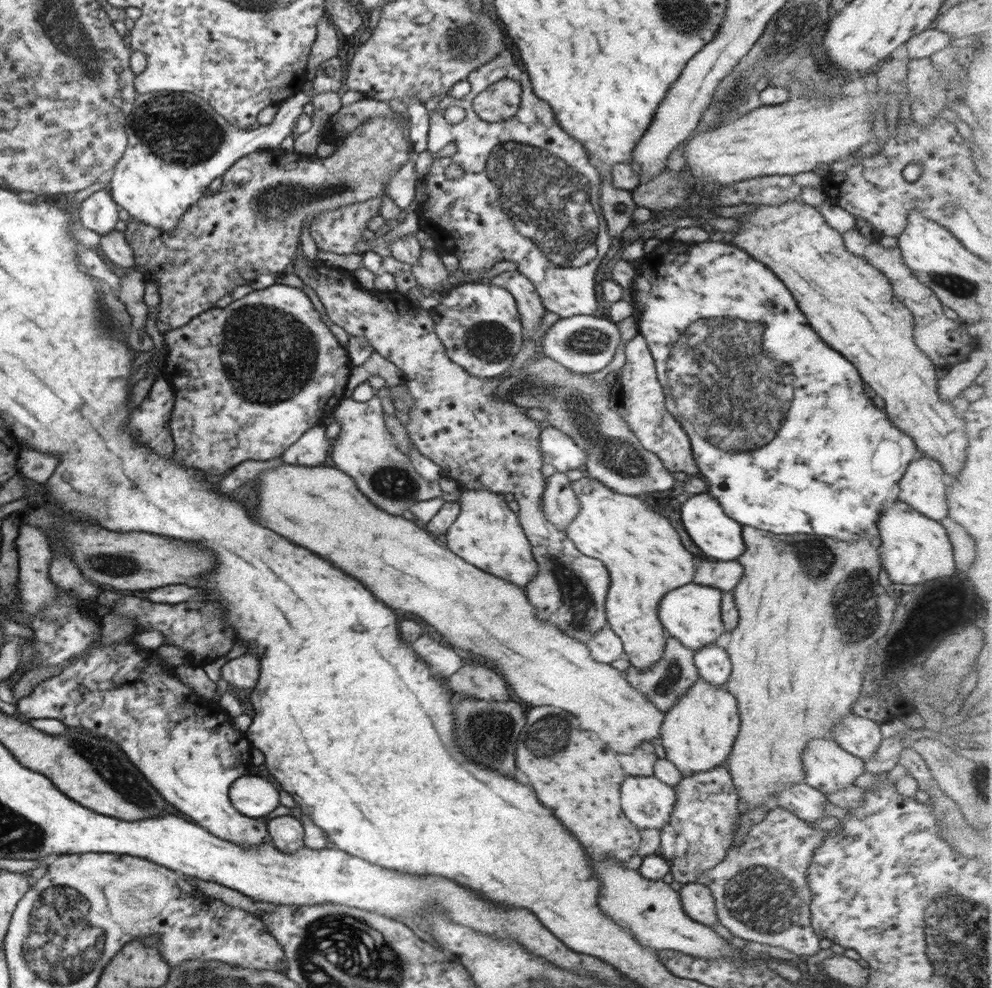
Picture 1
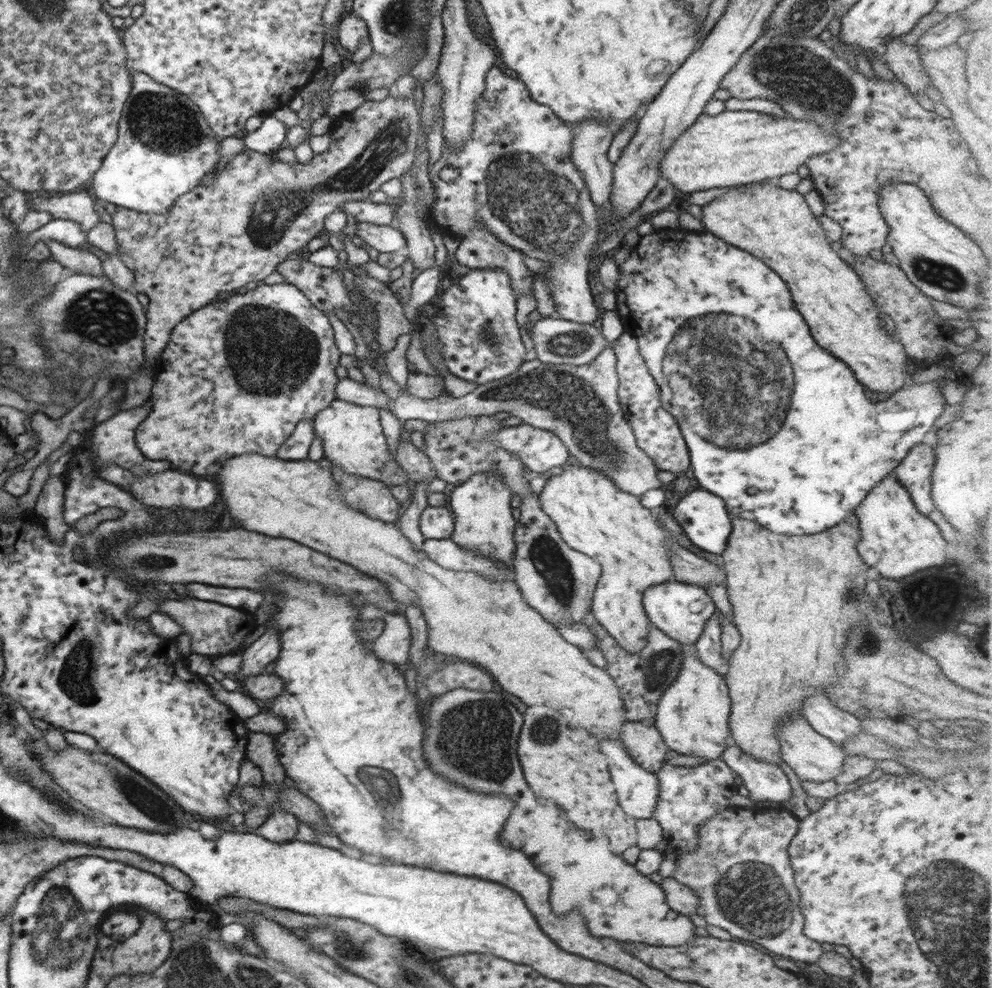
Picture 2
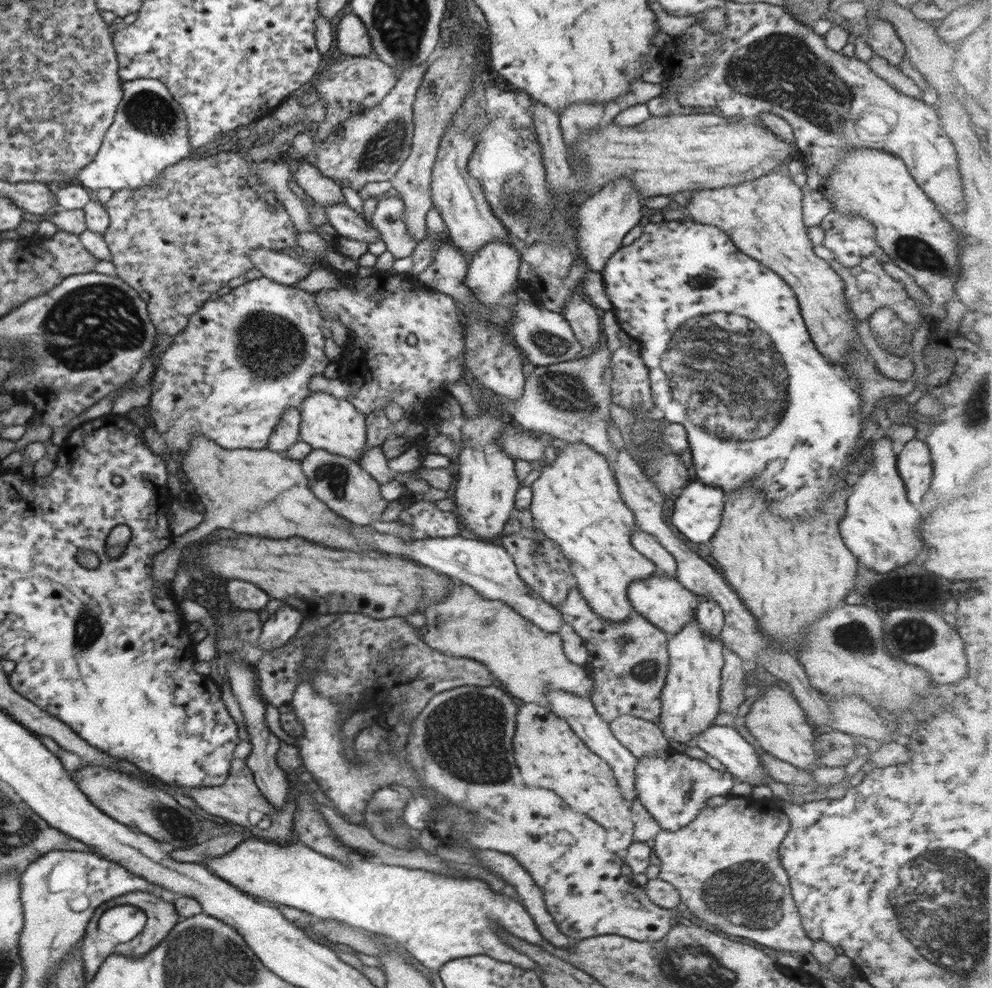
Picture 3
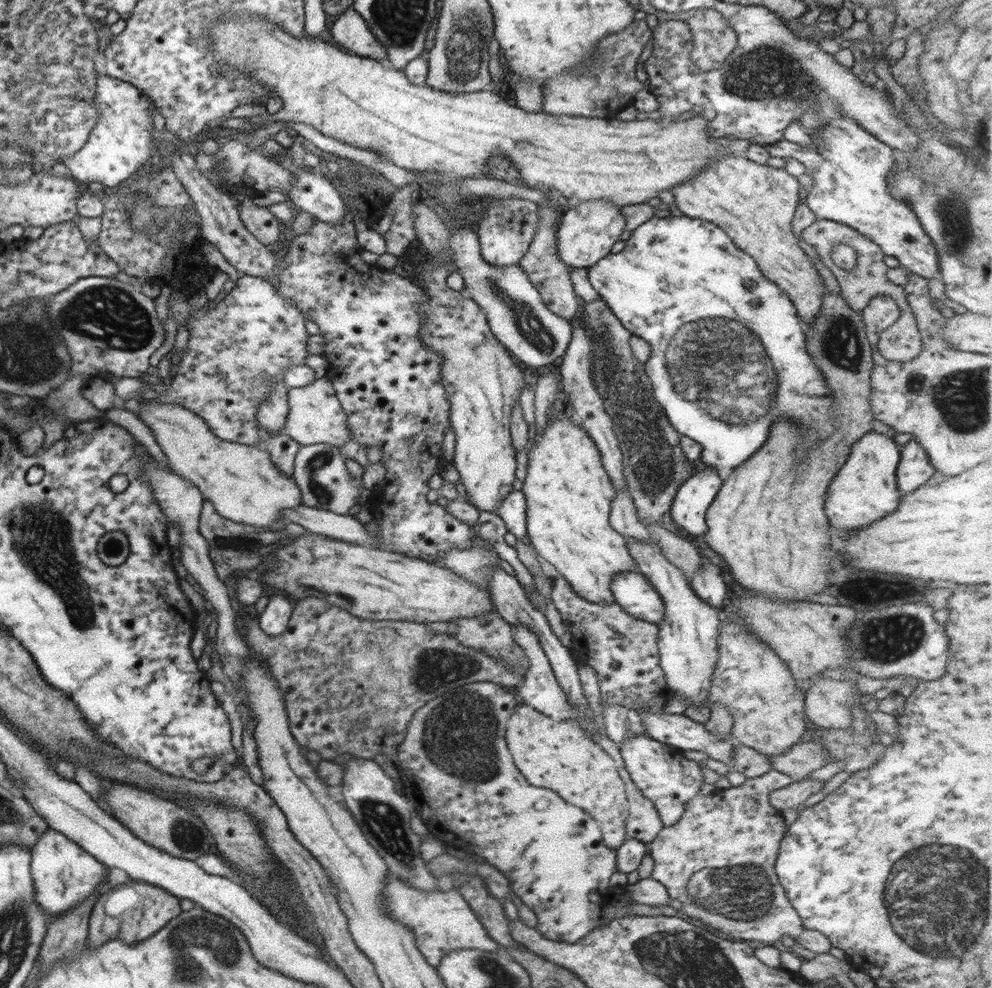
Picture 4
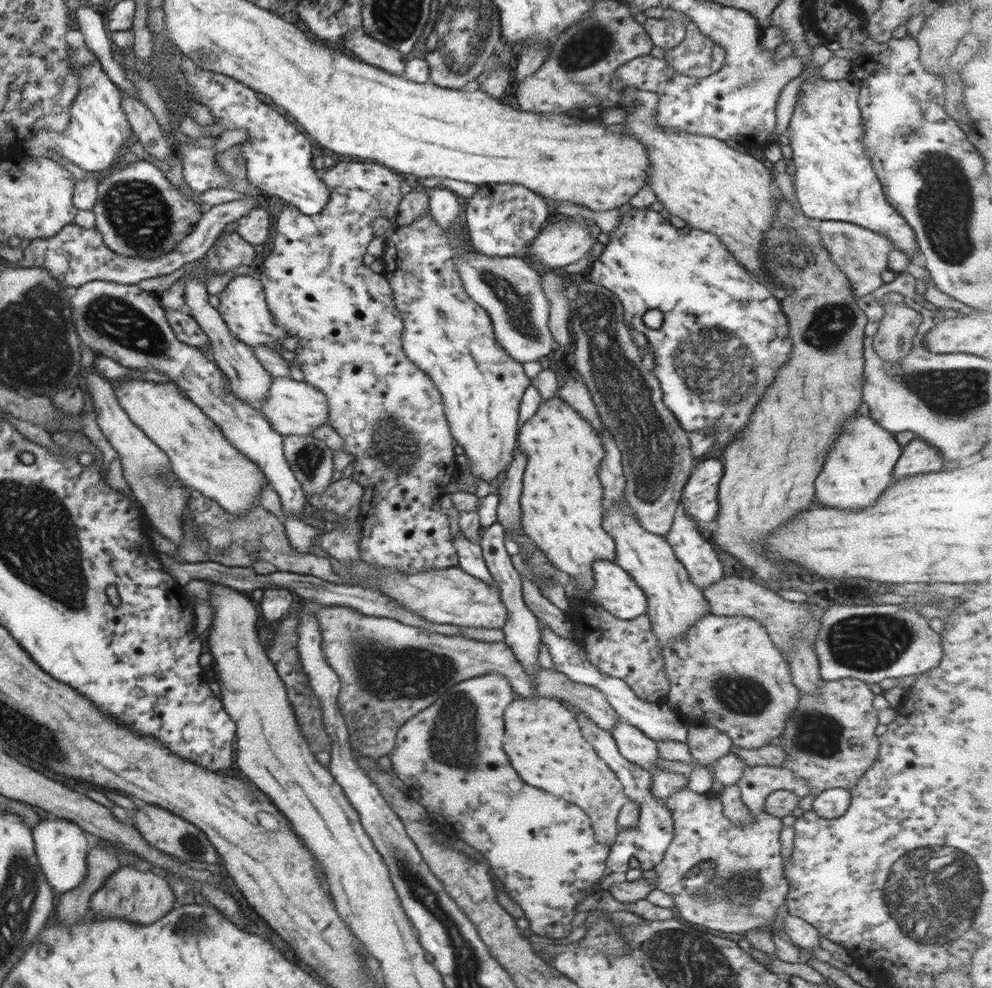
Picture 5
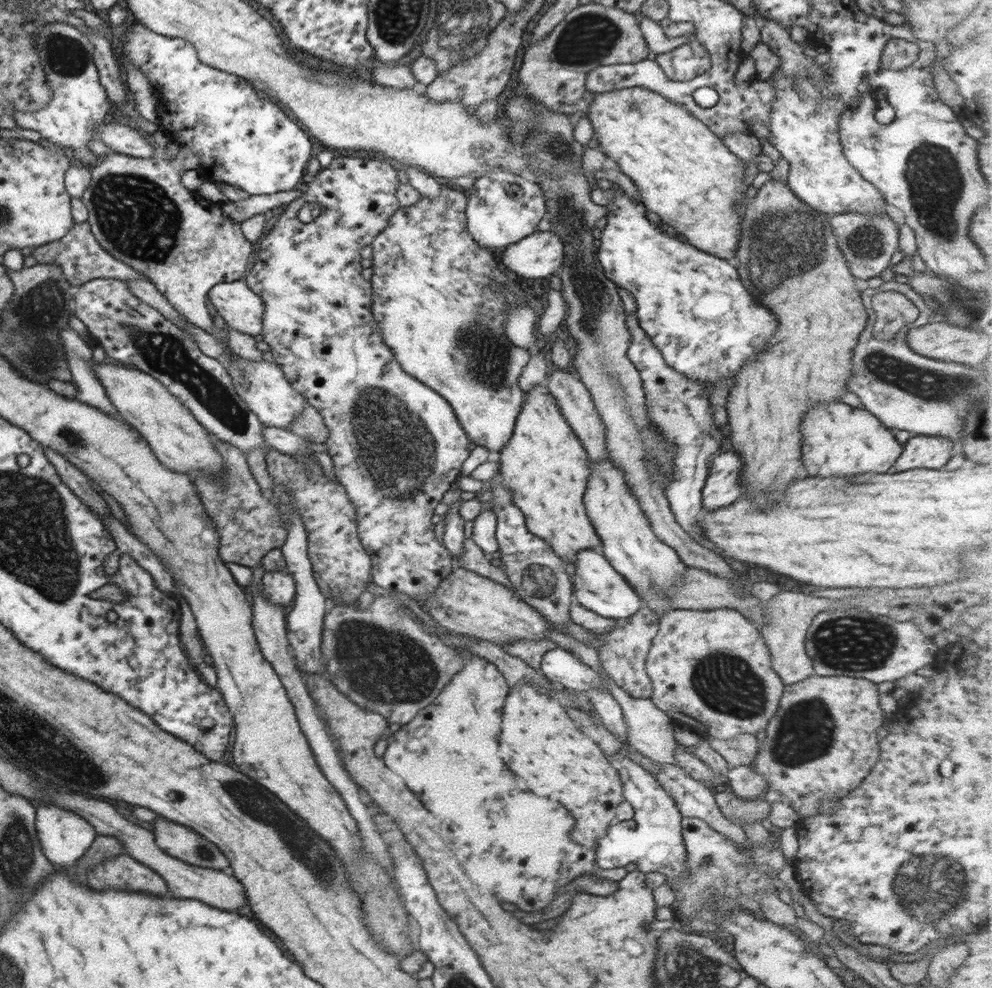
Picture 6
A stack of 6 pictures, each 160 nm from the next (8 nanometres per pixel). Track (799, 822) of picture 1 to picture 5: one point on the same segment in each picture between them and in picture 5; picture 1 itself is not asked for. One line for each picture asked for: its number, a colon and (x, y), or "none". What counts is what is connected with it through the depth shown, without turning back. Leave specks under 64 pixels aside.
2: (740, 870)
3: (726, 866)
4: (719, 859)
5: (728, 877)

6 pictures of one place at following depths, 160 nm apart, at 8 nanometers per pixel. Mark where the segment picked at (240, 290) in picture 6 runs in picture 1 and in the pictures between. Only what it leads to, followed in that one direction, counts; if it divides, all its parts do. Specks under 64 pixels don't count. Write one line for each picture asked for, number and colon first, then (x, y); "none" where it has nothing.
1: (249, 379)
2: (237, 375)
3: (243, 358)
4: (238, 347)
5: (243, 306)

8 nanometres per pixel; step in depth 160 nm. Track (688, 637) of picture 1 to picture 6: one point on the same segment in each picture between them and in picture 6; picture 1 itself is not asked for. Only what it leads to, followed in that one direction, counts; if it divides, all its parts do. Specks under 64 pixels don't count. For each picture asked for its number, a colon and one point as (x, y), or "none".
2: (681, 610)
3: (663, 601)
4: (631, 590)
5: (616, 592)
6: (598, 587)

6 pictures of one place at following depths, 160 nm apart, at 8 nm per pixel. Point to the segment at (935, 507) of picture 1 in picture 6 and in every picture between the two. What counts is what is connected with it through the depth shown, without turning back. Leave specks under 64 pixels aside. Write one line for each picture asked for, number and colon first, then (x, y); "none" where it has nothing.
2: (914, 472)
3: (914, 464)
4: (914, 468)
5: (917, 457)
6: (920, 451)

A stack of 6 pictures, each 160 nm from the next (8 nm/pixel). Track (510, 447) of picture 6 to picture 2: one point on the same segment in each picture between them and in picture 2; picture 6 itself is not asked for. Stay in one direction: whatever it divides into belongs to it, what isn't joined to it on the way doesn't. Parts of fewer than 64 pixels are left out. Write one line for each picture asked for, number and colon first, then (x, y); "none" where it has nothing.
2: (593, 516)
3: (576, 503)
4: (568, 492)
5: (562, 510)

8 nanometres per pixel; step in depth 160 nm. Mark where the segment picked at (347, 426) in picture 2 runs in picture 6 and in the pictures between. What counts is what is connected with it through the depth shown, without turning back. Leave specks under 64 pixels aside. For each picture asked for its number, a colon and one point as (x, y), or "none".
3: (327, 422)
4: (315, 415)
5: (292, 407)
6: (261, 385)

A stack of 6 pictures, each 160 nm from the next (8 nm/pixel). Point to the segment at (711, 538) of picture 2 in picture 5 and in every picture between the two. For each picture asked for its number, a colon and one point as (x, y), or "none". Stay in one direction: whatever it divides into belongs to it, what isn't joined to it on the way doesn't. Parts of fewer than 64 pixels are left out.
3: (697, 514)
4: (690, 505)
5: (699, 499)

